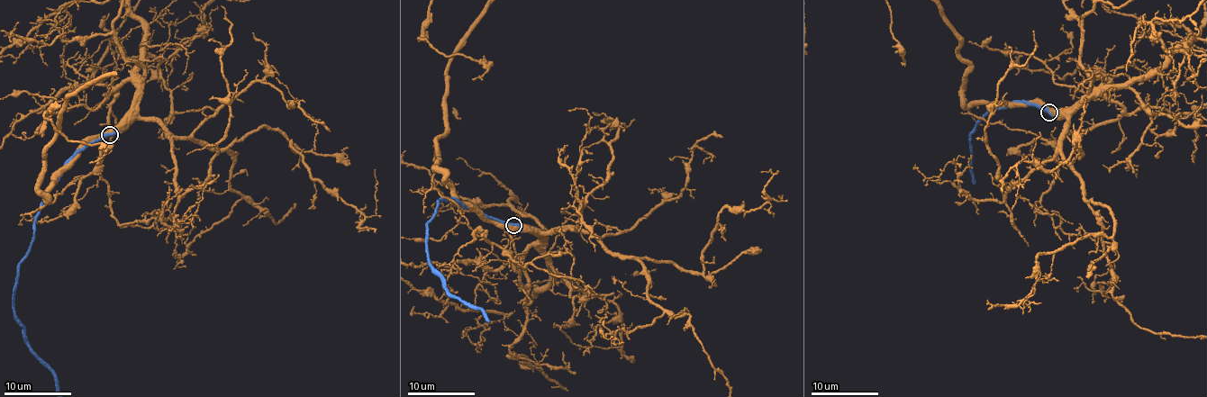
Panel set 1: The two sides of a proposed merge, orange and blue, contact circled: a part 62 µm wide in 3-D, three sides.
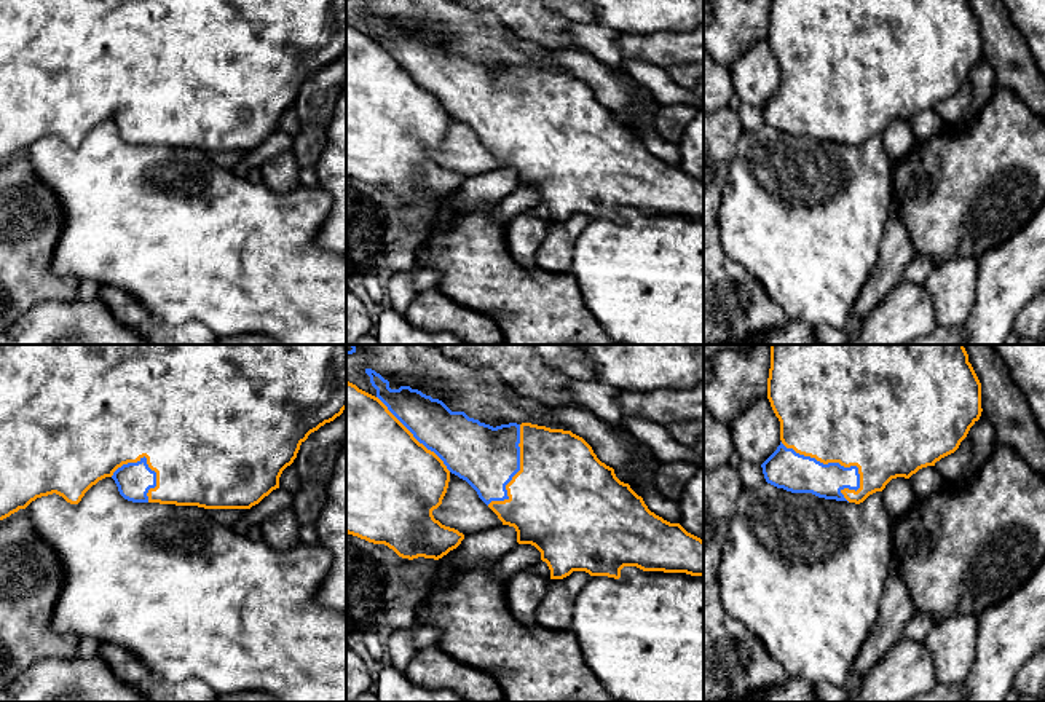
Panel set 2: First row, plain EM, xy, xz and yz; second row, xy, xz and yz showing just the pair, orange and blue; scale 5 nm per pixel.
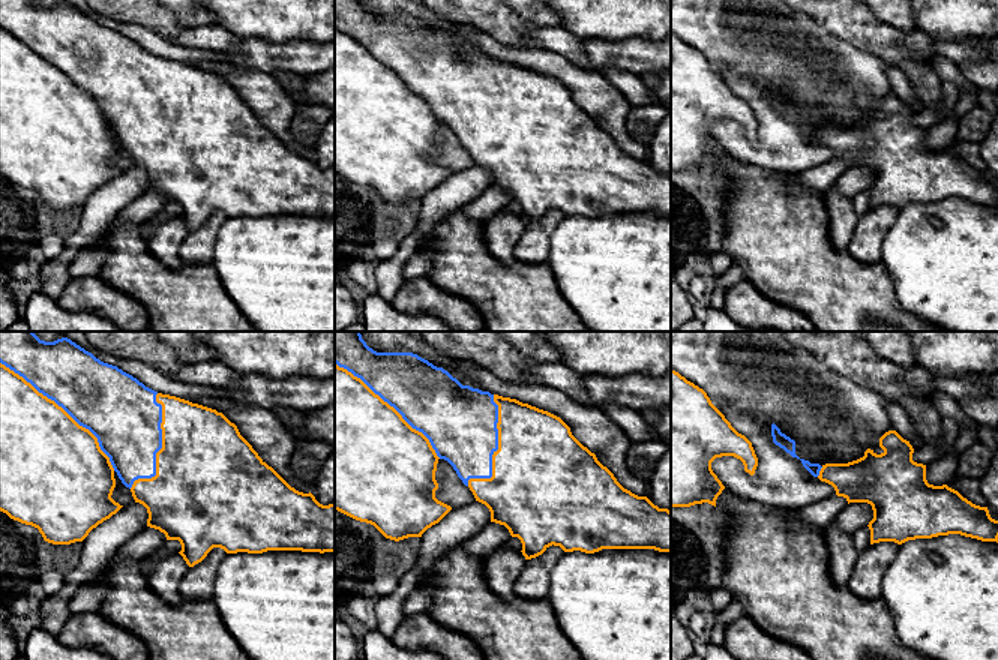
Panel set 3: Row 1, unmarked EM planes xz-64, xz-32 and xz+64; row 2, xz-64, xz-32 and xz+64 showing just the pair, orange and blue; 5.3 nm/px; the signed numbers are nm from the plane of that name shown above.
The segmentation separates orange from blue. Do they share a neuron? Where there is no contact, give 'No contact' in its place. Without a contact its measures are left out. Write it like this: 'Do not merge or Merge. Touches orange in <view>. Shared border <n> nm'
Merge. Touches orange in yz. Shared border 460 nm

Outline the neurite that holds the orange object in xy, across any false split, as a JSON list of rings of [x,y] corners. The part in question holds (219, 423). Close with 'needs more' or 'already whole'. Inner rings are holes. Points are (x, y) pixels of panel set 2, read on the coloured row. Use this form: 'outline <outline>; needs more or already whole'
outline [[[0,345],[0,520],[53,493],[78,504],[105,477],[112,477],[120,495],[132,503],[250,509],[279,488],[282,471],[294,463],[308,436],[345,408],[346,345]]]; needs more

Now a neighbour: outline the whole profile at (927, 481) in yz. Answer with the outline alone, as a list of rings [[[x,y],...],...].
[[[933,466],[919,469],[909,477],[909,482],[916,498],[927,498],[944,487],[944,479]]]

